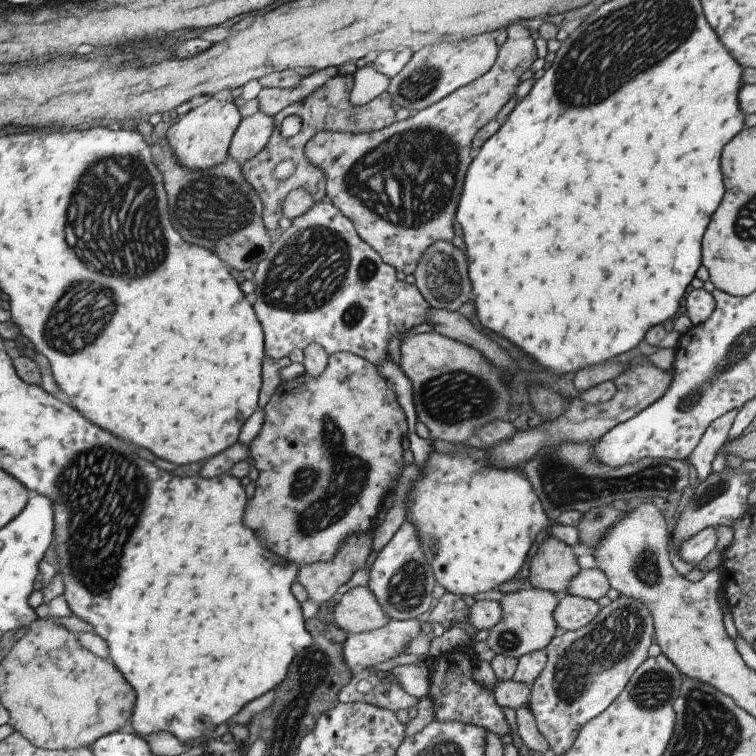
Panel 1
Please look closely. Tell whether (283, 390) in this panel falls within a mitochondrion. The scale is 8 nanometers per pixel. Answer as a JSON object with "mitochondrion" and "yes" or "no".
{"mitochondrion":"no"}

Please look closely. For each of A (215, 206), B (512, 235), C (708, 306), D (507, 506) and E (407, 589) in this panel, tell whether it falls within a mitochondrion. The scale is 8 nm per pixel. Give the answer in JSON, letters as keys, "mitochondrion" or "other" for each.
{"A":"mitochondrion","B":"other","C":"other","D":"other","E":"mitochondrion"}

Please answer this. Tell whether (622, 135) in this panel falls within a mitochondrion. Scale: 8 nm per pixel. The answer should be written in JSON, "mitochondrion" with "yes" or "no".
{"mitochondrion":"no"}

